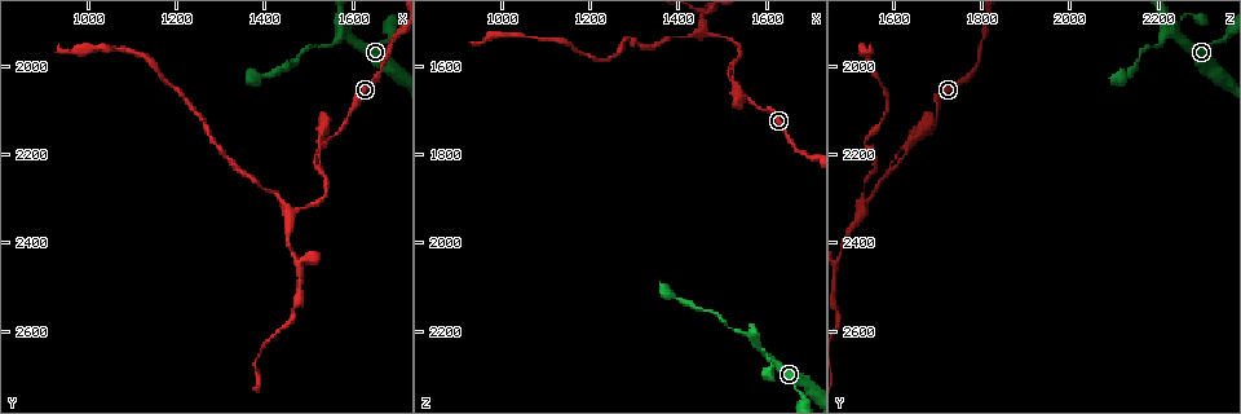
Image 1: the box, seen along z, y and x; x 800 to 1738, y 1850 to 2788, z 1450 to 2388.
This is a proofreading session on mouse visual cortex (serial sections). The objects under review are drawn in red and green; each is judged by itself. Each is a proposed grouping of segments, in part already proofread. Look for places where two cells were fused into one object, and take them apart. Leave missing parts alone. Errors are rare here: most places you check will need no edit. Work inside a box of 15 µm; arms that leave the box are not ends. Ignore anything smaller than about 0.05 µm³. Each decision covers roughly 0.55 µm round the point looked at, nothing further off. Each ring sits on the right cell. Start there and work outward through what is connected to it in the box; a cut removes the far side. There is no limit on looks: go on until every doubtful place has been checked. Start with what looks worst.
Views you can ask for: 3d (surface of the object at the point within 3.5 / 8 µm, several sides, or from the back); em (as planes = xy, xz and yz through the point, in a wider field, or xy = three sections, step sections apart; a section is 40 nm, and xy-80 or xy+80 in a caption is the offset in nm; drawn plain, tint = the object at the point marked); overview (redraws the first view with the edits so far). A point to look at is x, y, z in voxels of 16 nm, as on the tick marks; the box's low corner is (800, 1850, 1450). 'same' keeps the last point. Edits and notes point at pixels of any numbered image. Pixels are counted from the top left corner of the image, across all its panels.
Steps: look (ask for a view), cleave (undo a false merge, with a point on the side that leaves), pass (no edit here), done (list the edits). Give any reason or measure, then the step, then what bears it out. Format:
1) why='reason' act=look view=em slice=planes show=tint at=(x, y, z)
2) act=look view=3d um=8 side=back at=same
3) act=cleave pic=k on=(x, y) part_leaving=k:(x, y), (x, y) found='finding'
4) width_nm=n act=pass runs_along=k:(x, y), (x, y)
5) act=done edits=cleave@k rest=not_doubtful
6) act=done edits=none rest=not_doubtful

act=look view=3d um=3.5 at=(1545, 2165, 1665)

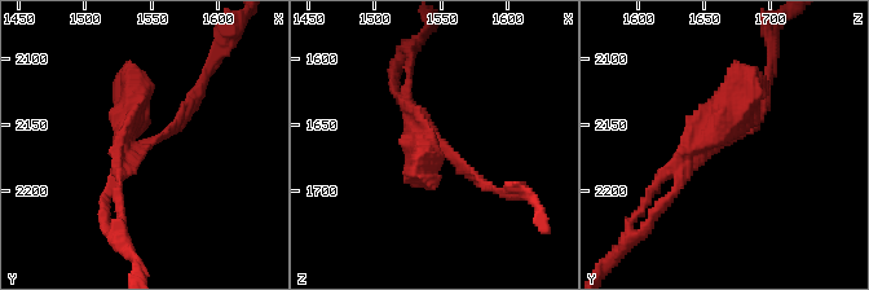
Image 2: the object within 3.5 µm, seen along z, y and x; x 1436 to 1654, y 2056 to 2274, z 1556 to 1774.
arms=3 arm_widths_nm=150,150,400 why='shape alone is not enough' act=look view=em slice=xy step=1 show=plain at=(1544, 2168, 1660)

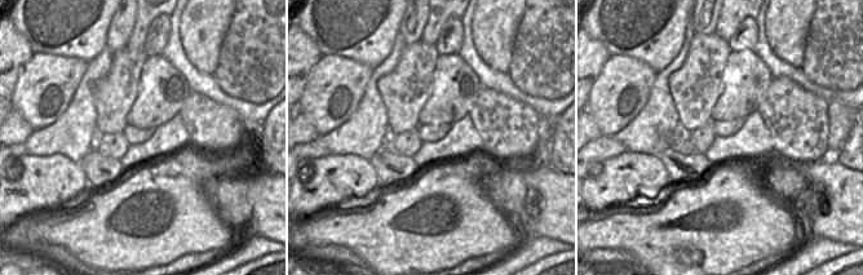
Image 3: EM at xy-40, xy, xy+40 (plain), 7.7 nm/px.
why='with the object marked' act=look view=em slice=xy step=1 show=tint at=same

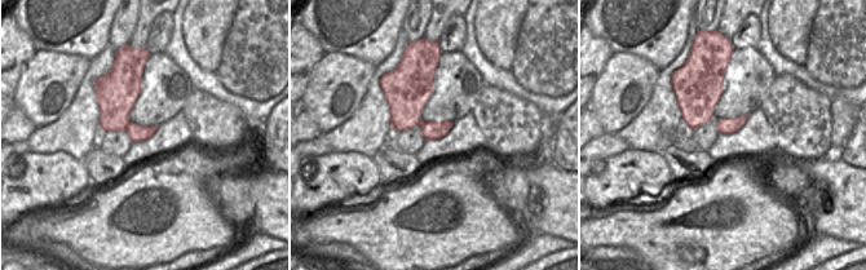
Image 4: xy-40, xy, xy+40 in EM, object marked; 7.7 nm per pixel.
act=pass runs_along=2:(762, 99), (662, 206) found='continuous, no second cell'

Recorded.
why='a narrow waist' act=look view=3d um=3.5 at=(1460, 2335, 1525)

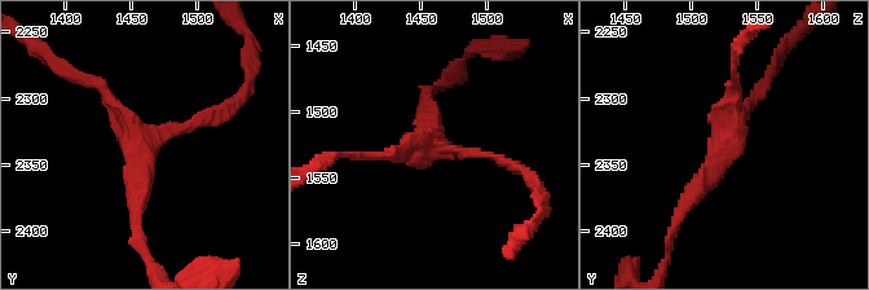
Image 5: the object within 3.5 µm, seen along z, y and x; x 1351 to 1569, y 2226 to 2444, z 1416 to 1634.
act=look view=em slice=xy step=5 show=tint at=(1460, 2330, 1524)

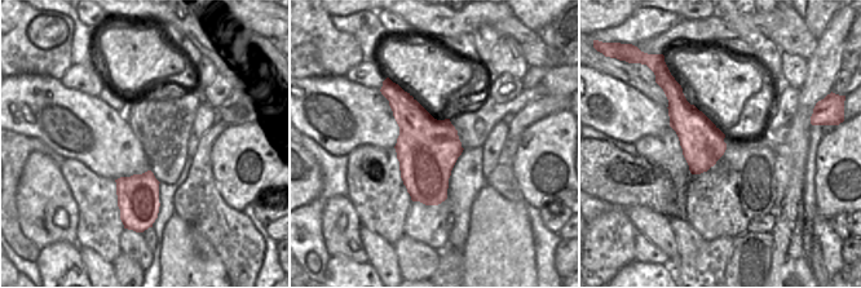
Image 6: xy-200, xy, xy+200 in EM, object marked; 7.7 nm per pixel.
arms=3 act=pass runs_along=5:(221, 111), (142, 140), (123, 111), (83, 80) found='all the same cell'

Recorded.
act=look view=3d um=3.5 at=(1395, 2275, 1530)

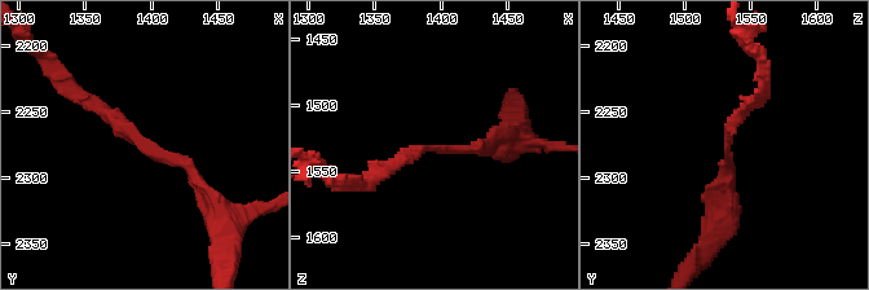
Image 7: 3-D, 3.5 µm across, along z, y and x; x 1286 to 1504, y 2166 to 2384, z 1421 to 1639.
arm_widths_nm=150,150 why='shape alone is not enough' act=look view=em slice=planes show=tint at=(1388, 2272, 1534)

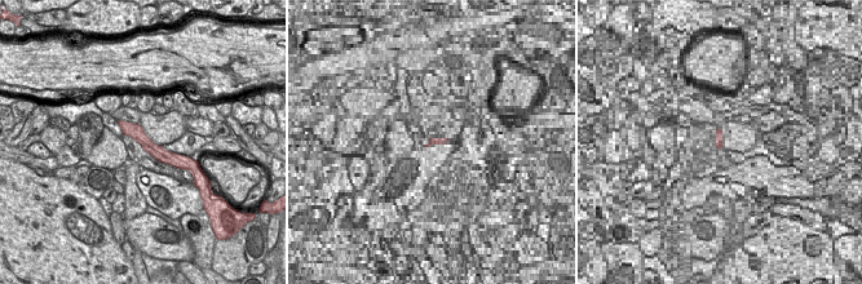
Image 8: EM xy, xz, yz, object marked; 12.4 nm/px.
width_nm=190 act=pass runs_along=7:(498, 136), (479, 149), (415, 149), (364, 183) found='continuous, no second cell'

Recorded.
act=done edits=none rest=not_doubtful

